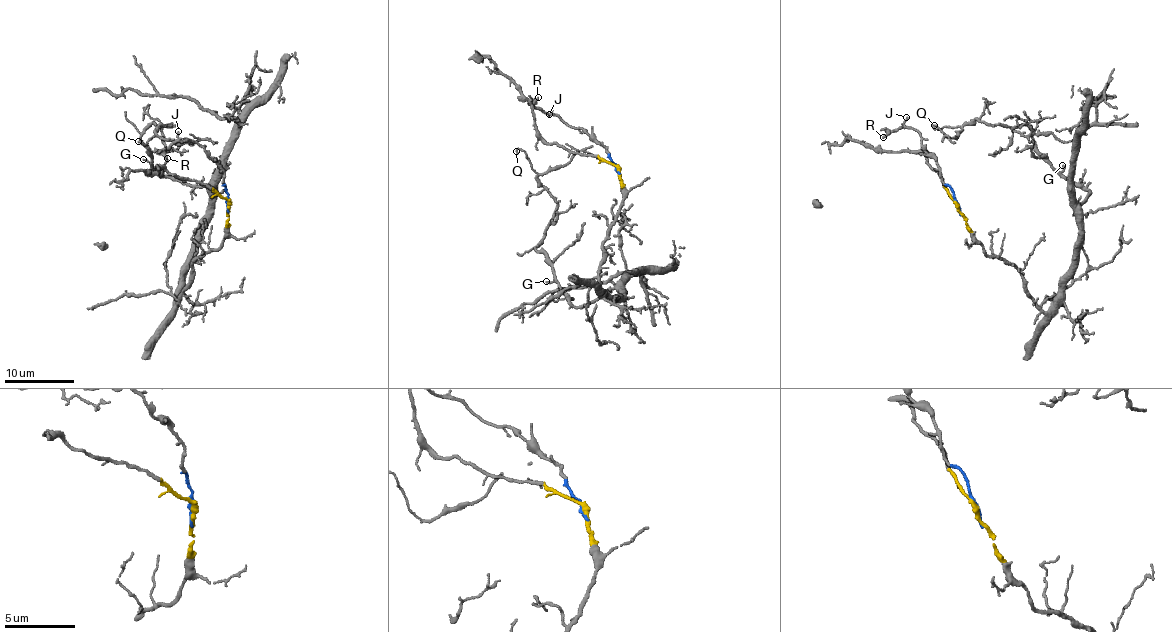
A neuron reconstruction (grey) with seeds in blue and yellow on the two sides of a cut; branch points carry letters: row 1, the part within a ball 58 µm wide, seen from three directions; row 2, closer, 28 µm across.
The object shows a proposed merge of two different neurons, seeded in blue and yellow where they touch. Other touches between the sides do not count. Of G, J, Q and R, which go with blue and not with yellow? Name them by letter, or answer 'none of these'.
J, R

